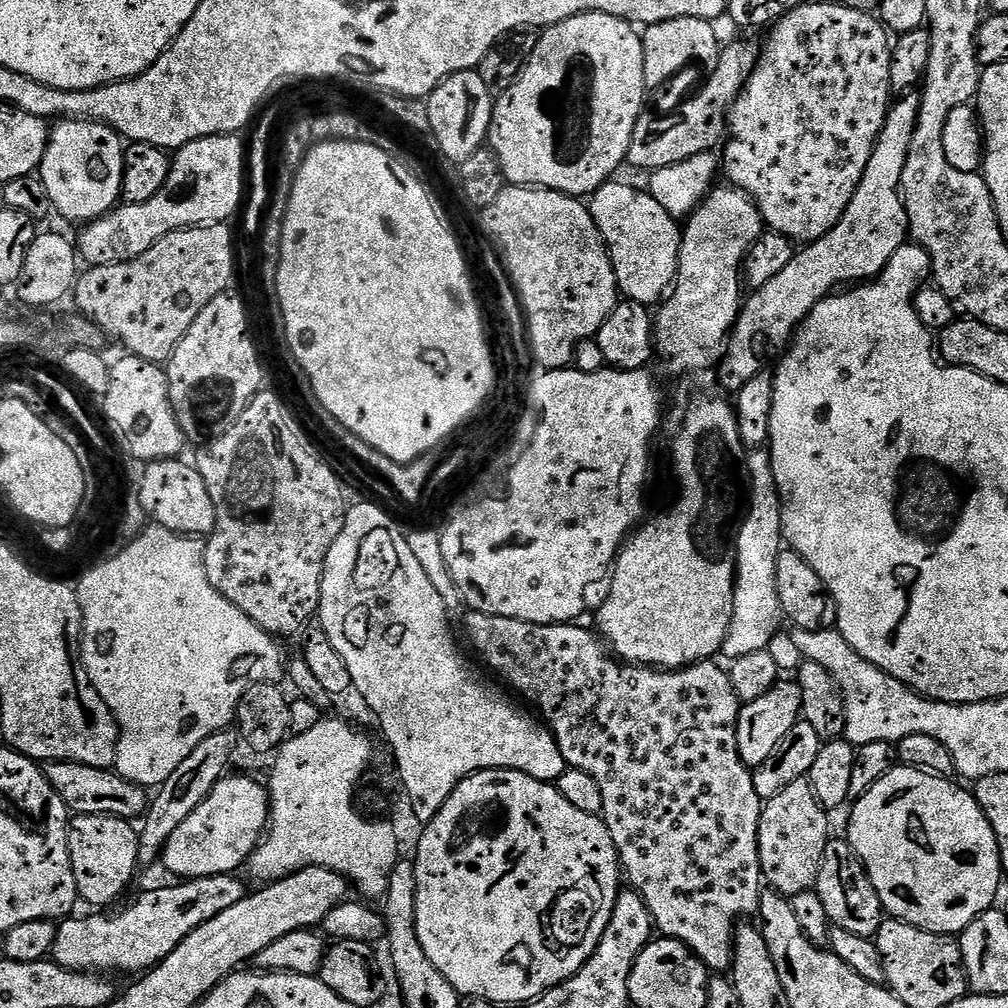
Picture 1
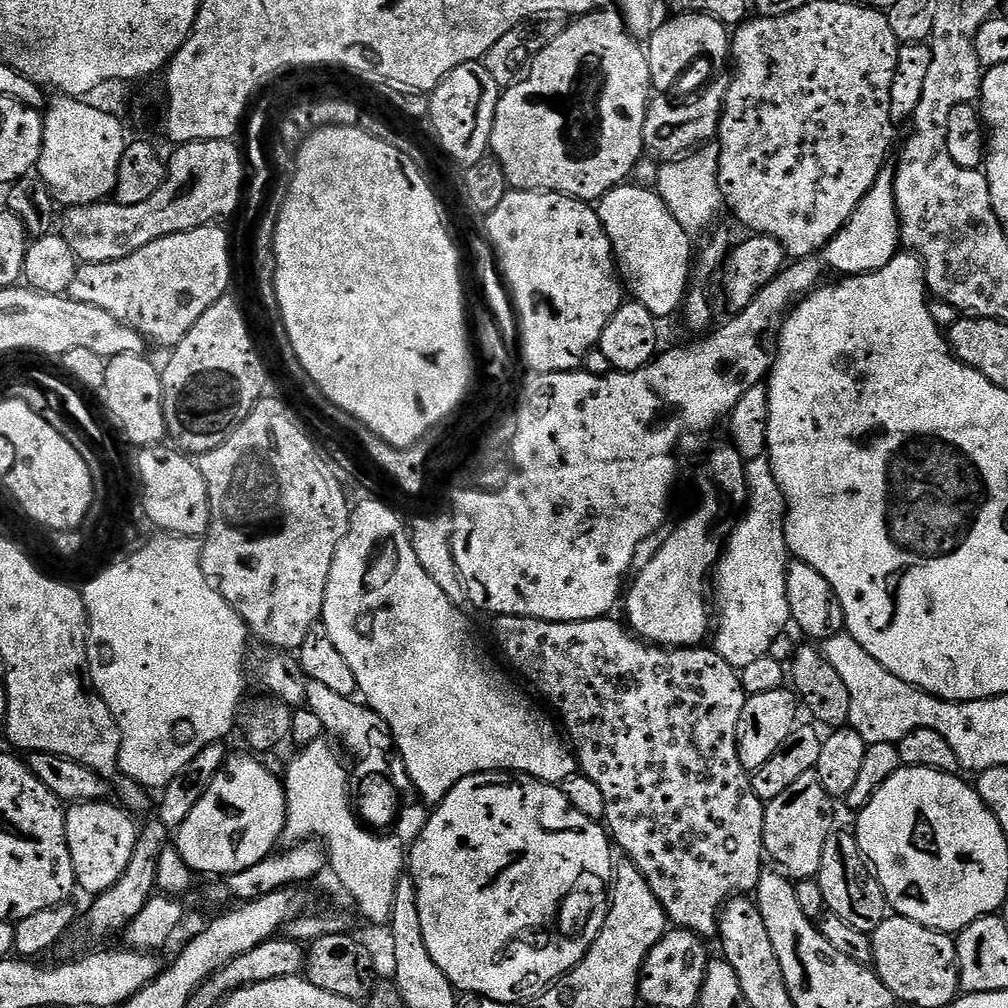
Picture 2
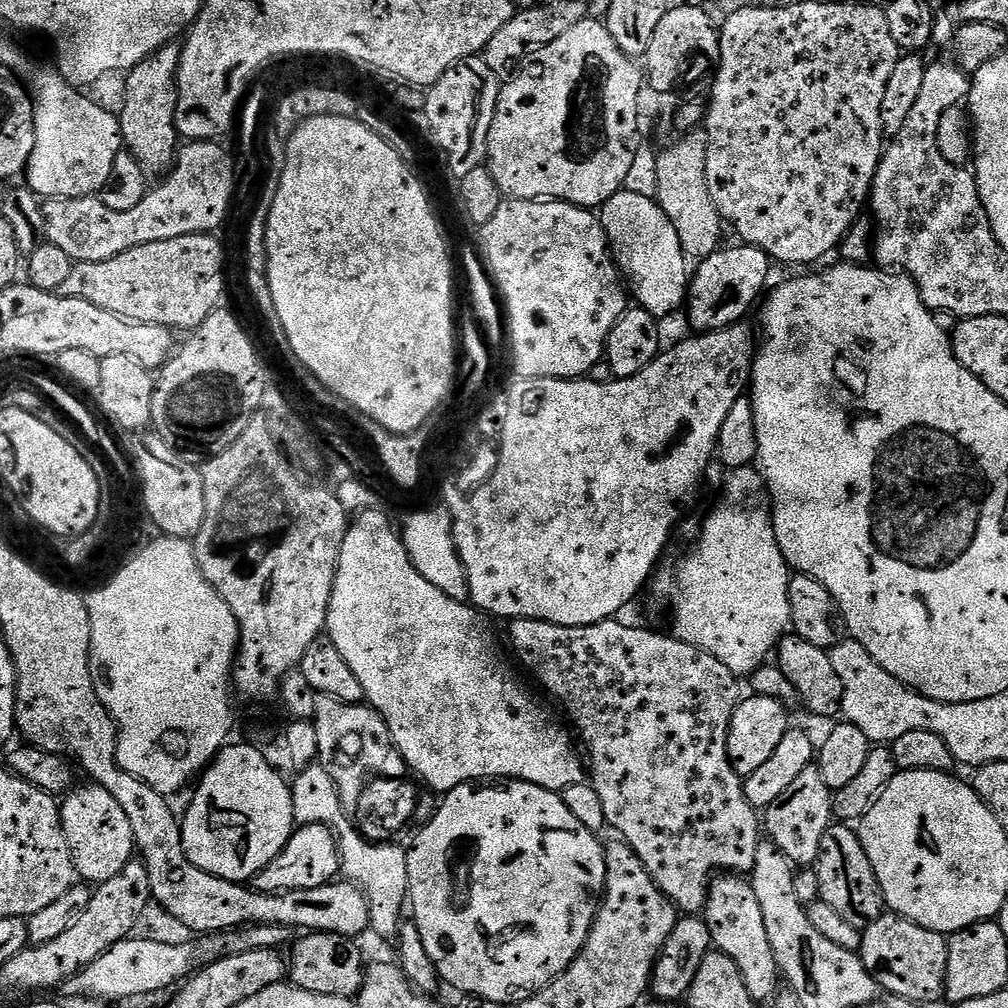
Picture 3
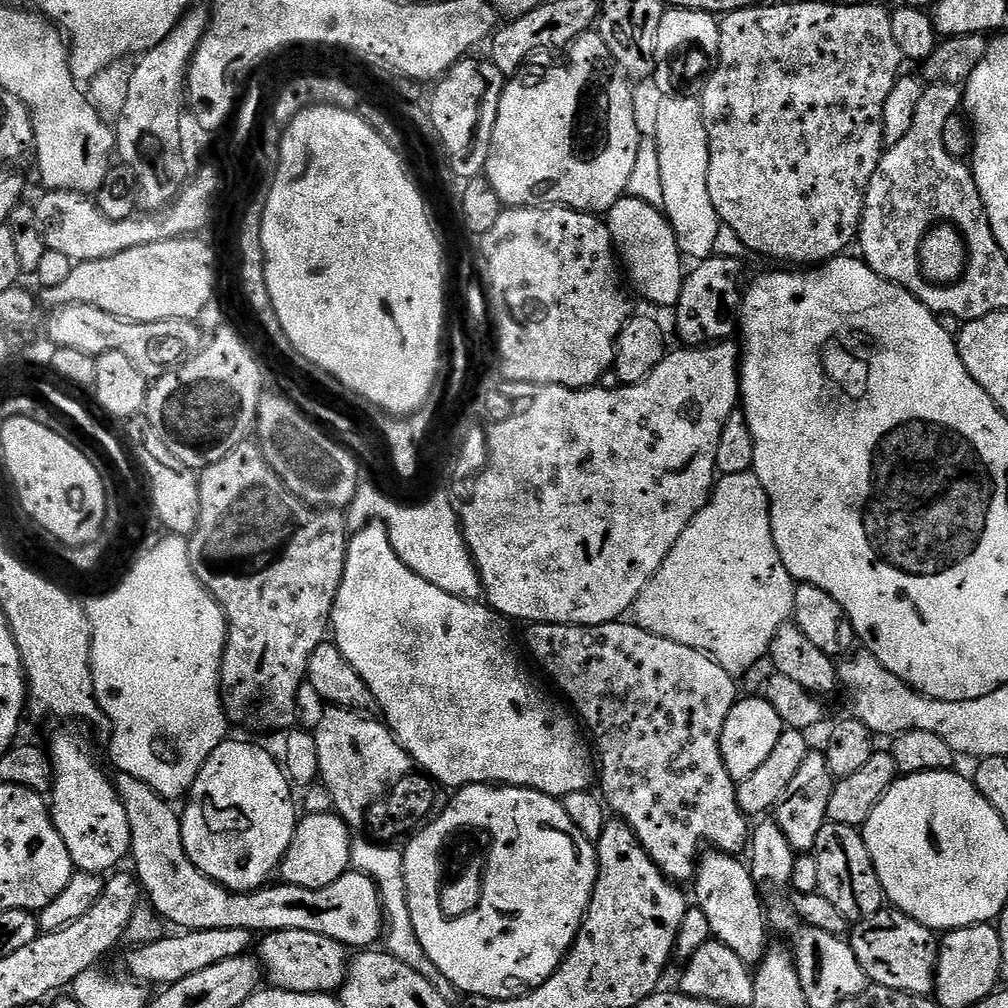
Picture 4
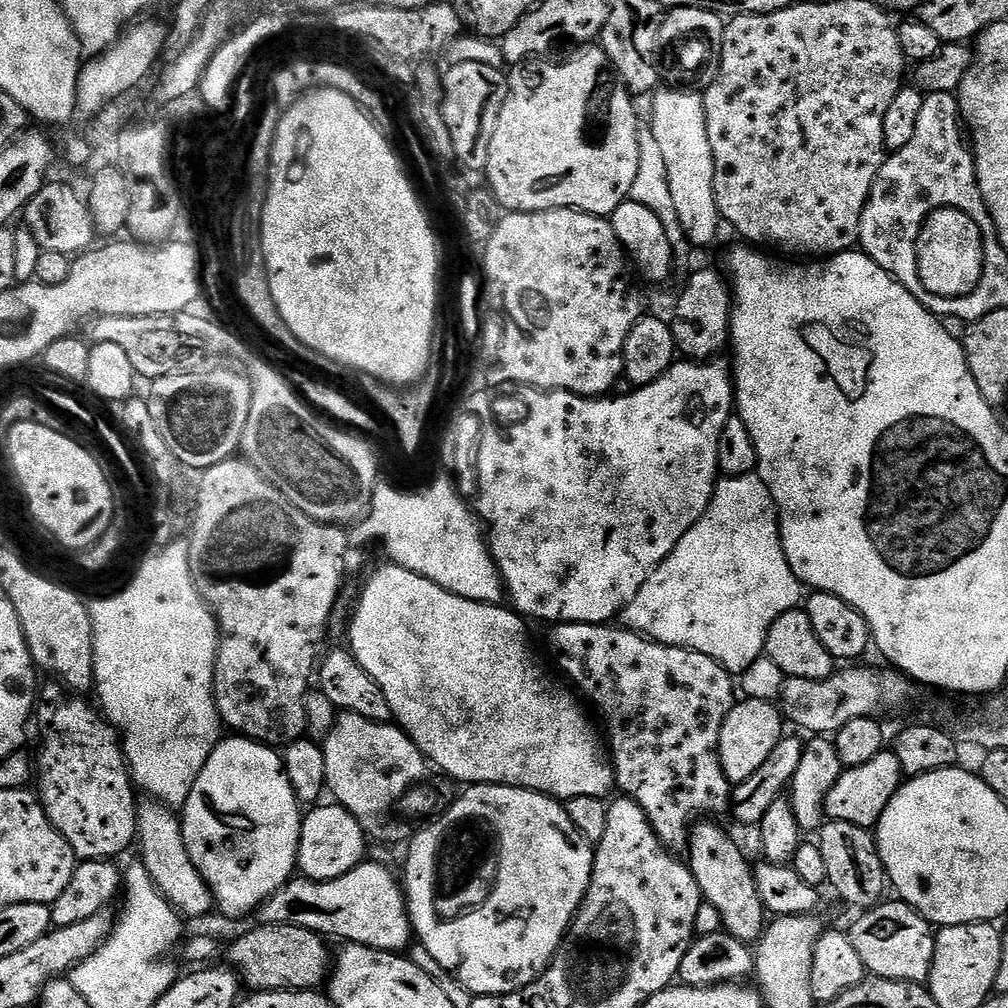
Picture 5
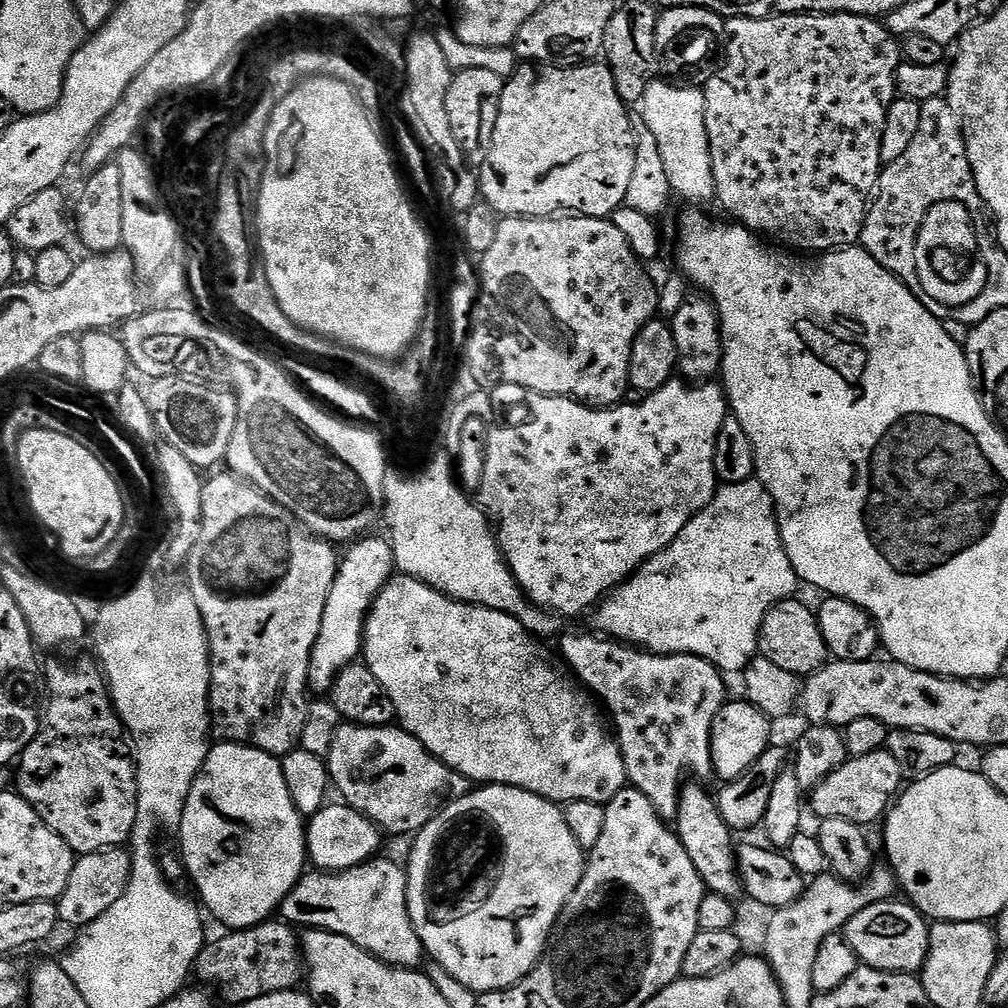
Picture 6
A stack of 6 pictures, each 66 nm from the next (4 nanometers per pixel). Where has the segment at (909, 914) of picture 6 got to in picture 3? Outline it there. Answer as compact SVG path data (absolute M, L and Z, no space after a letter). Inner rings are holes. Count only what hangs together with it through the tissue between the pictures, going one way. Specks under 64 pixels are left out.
M885 914L863 929L859 958L885 993L912 1000L917 1006L944 996L948 941L945 933L926 930L905 916Z

